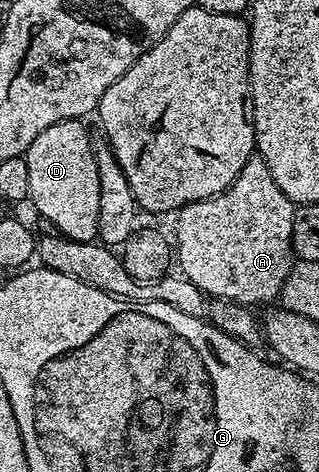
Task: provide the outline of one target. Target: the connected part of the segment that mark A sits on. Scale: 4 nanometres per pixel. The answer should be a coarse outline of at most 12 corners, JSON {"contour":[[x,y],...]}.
{"contour":[[249,159],[176,212],[175,263],[206,297],[272,304],[293,200]]}

